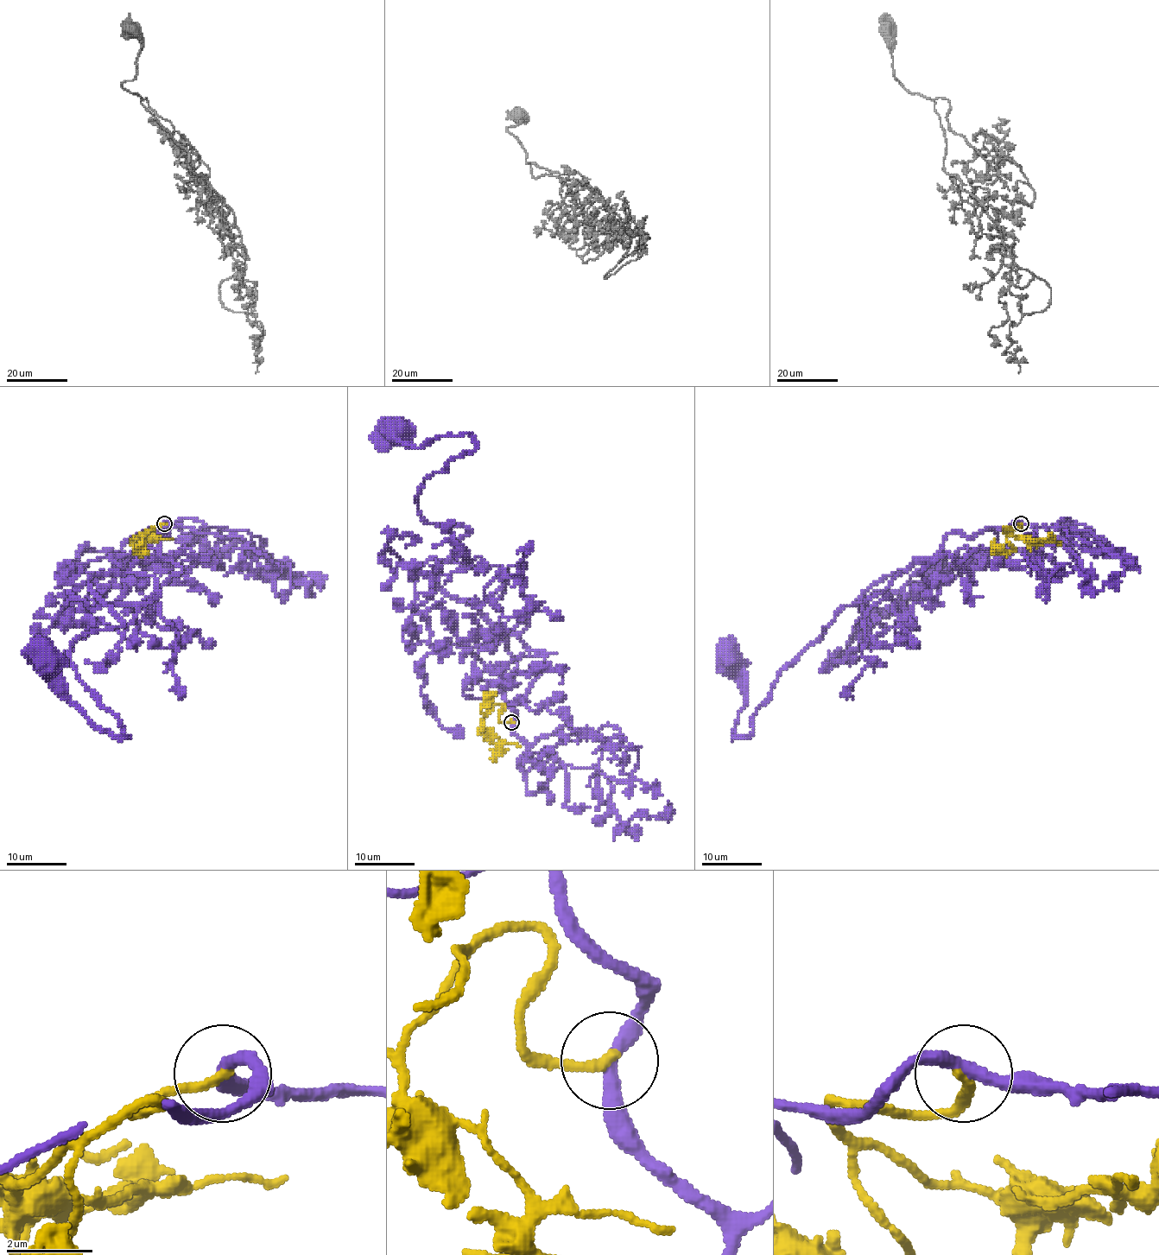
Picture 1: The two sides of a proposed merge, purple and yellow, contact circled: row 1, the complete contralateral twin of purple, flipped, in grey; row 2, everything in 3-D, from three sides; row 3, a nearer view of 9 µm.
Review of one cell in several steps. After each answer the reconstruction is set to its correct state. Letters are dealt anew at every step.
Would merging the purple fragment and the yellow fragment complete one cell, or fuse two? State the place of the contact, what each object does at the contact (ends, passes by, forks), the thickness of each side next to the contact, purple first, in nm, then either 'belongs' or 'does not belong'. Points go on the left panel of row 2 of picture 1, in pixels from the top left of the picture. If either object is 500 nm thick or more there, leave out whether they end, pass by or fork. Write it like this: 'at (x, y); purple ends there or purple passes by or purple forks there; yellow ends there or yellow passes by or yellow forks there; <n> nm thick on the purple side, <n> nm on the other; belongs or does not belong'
at (164, 523); purple passes by; yellow ends there; 320 nm thick on the purple side, 220 nm on the other; belongs

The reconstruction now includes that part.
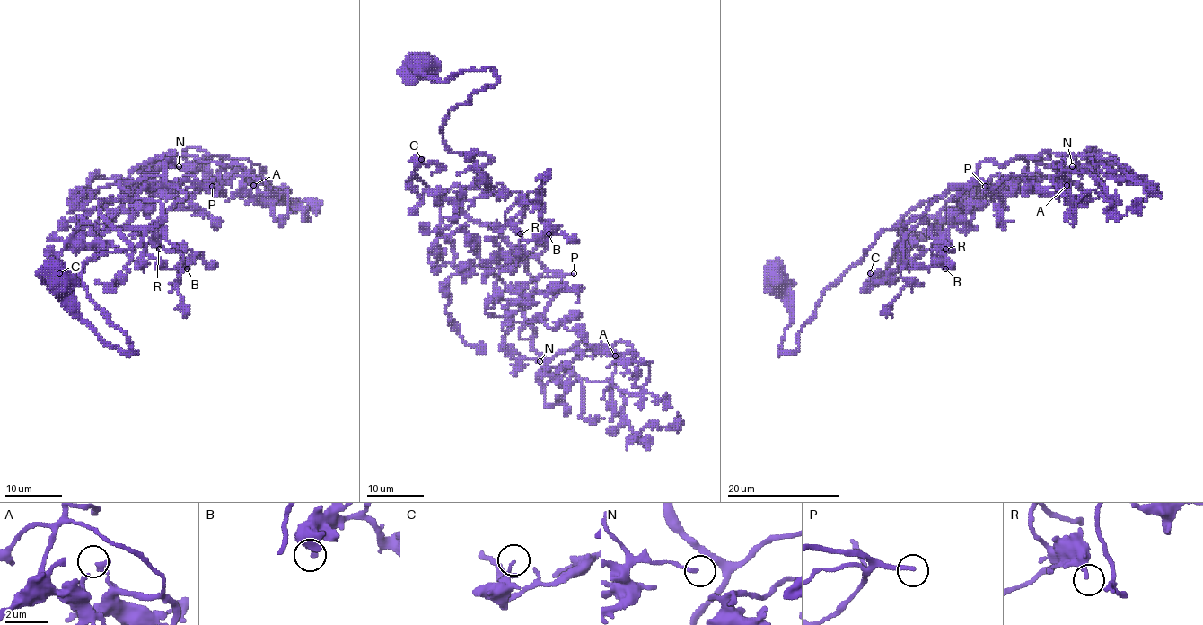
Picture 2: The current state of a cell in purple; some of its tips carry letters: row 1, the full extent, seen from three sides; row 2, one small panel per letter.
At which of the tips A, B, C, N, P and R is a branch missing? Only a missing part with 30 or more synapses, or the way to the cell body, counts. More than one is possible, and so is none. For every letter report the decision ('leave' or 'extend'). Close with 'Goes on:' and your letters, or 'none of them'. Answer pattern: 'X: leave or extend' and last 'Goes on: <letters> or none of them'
A: leave
B: leave
C: leave
N: extend
P: extend
R: leave
Goes on: N, P

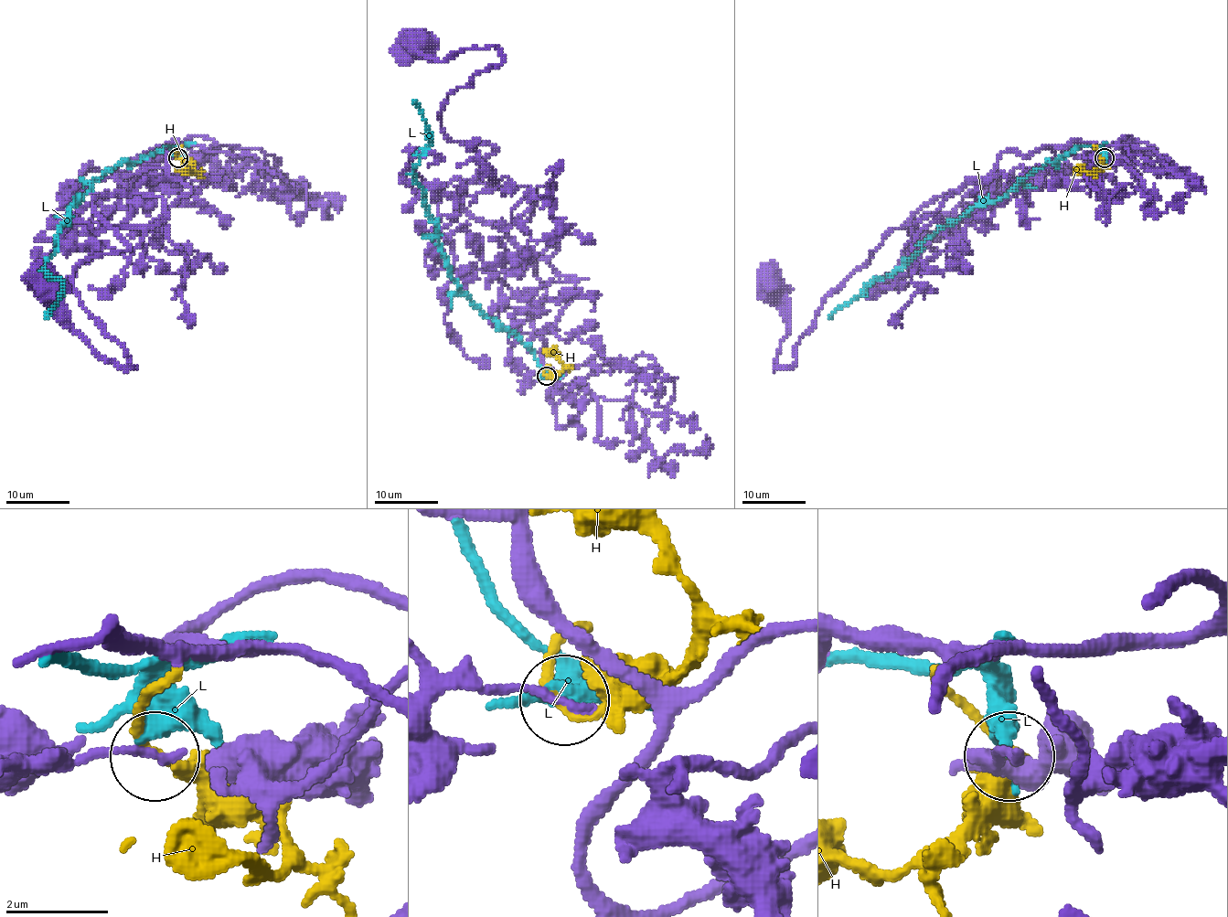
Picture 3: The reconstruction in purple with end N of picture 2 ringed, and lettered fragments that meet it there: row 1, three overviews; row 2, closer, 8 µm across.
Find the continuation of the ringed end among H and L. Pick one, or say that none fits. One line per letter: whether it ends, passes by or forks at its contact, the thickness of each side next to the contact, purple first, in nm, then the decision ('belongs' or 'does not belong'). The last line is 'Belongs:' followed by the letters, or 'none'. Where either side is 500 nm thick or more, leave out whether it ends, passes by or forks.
H: it passes by; calibres 190 and 150 nm; belongs
L: it passes by; calibres 200 and 280 nm; does not belong
Belongs: H

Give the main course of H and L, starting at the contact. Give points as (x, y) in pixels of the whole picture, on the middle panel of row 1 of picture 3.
H: (546, 376), (557, 376), (561, 370), (561, 363), (555, 355), (542, 353)
L: (544, 374), (529, 348), (488, 318), (450, 275), (424, 190), (411, 174), (429, 143), (422, 111), (413, 101)

